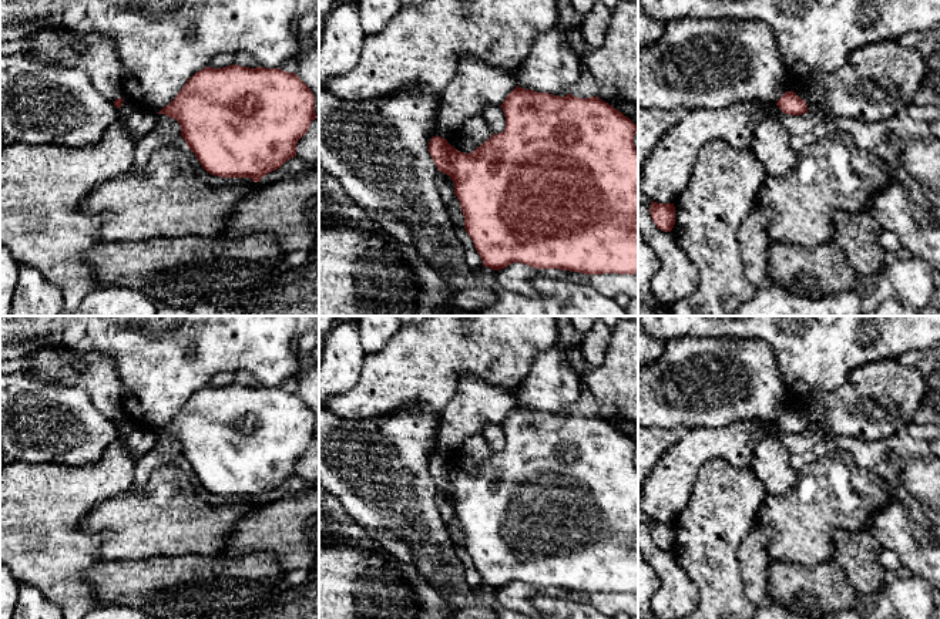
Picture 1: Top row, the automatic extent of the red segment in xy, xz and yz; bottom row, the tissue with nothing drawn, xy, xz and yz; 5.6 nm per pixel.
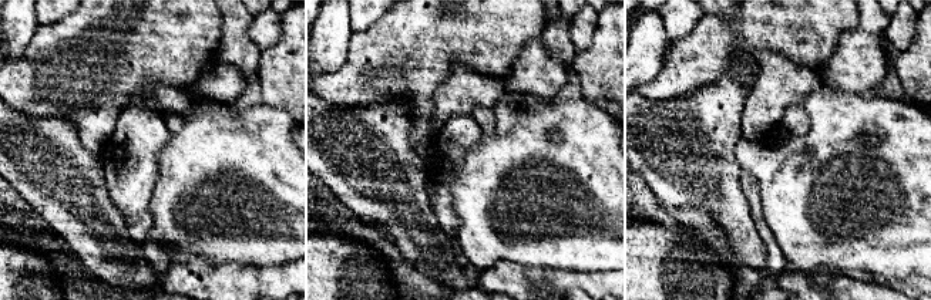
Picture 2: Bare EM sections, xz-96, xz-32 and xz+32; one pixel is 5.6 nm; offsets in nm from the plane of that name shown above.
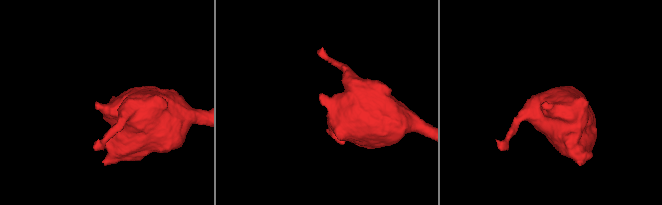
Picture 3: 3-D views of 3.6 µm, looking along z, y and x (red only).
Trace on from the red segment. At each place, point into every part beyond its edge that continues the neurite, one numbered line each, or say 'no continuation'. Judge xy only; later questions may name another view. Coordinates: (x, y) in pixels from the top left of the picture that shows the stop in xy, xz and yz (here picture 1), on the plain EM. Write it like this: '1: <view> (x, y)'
no continuation

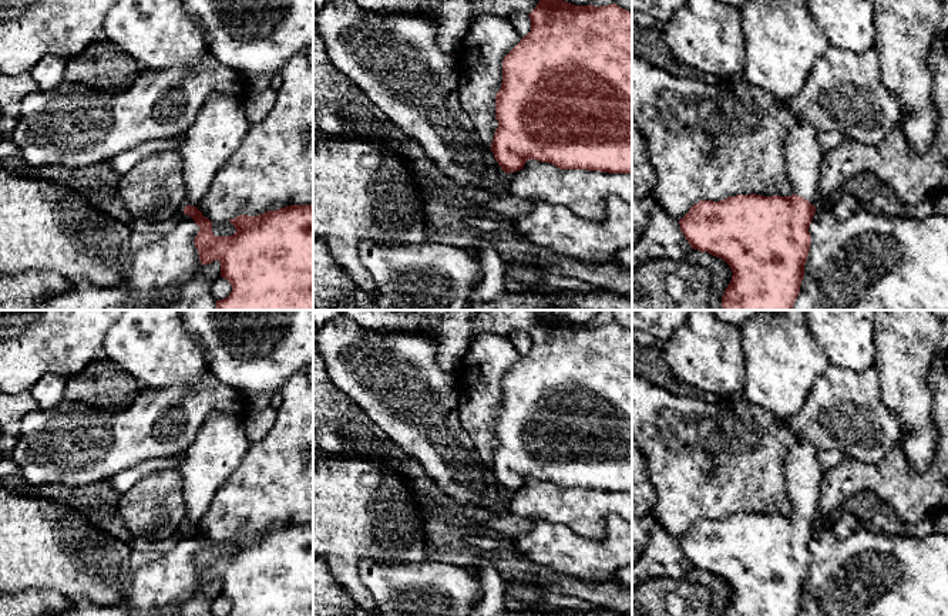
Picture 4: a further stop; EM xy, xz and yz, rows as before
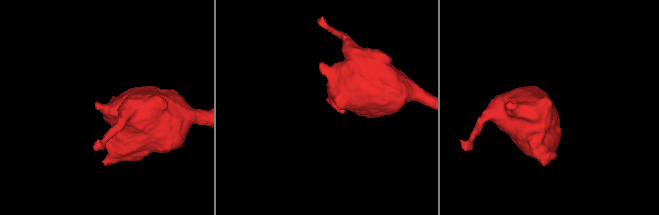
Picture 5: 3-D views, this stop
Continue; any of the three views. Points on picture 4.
1: yz (803, 471)

